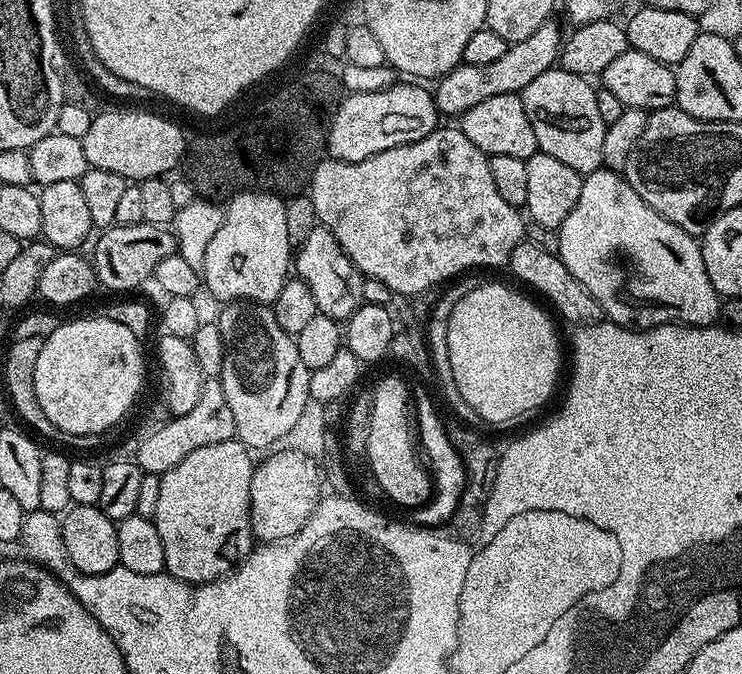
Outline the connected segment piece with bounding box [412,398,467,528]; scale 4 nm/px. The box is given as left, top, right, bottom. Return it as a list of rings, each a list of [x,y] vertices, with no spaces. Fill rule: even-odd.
[[[426,398],[415,399],[414,408],[418,410],[418,444],[427,460],[429,475],[433,480],[433,498],[413,511],[413,523],[417,527],[434,528],[444,522],[449,523],[459,506],[461,496],[467,487],[466,465],[463,455],[452,444],[435,408]]]

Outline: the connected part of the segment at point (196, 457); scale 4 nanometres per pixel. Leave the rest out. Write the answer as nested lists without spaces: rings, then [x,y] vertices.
[[[239,438],[218,442],[210,446],[198,446],[198,450],[194,450],[194,454],[186,454],[186,458],[182,458],[182,462],[178,462],[178,466],[174,466],[169,472],[165,472],[159,477],[160,485],[156,488],[156,515],[154,515],[154,521],[158,536],[162,540],[162,552],[165,555],[163,571],[167,572],[169,576],[178,578],[180,583],[199,586],[208,584],[211,580],[219,580],[220,577],[228,575],[252,551],[254,537],[252,534],[252,515],[250,515],[250,482],[252,481],[254,459],[252,460],[251,455],[253,456],[253,453],[248,445],[242,443]]]

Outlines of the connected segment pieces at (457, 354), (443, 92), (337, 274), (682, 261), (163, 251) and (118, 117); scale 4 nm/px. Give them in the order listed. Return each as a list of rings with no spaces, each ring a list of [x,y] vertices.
[[[480,284],[472,288],[452,308],[446,333],[450,350],[450,370],[458,386],[458,394],[466,398],[466,406],[488,424],[508,424],[519,416],[536,412],[552,396],[560,376],[560,340],[552,320],[532,300],[504,284]]]
[[[549,18],[542,26],[538,26],[538,30],[534,30],[534,34],[530,34],[530,38],[509,44],[506,54],[502,54],[502,58],[495,62],[489,62],[486,66],[470,66],[461,62],[454,70],[439,77],[434,84],[436,111],[441,117],[459,118],[466,110],[470,110],[470,106],[486,102],[486,98],[494,98],[498,94],[519,94],[526,86],[530,86],[530,82],[534,82],[534,78],[538,78],[538,74],[546,74],[546,70],[559,61],[561,51],[560,28],[555,24],[555,19]]]
[[[315,226],[308,232],[304,245],[299,245],[294,256],[294,272],[299,279],[310,286],[310,294],[314,294],[316,311],[319,315],[328,316],[337,322],[347,321],[365,303],[362,296],[362,284],[365,277],[356,269],[354,262],[342,250],[342,246],[323,226]]]
[[[611,170],[589,172],[583,177],[583,182],[584,185],[578,194],[578,202],[574,206],[574,210],[570,210],[570,214],[561,222],[558,229],[560,234],[559,257],[560,261],[570,270],[570,274],[574,274],[574,278],[578,278],[580,285],[600,303],[605,317],[613,324],[622,324],[626,328],[635,328],[637,330],[656,328],[659,324],[715,325],[720,314],[722,297],[720,293],[714,290],[714,286],[706,274],[706,266],[702,262],[702,250],[700,249],[699,239],[691,236],[686,230],[674,226],[674,222],[662,218],[662,214],[658,214],[649,204],[642,202],[640,195],[628,185],[627,180],[624,179],[621,173]]]
[[[135,224],[134,226],[113,226],[99,233],[100,241],[96,244],[96,279],[99,287],[109,288],[112,294],[128,294],[145,279],[151,277],[152,271],[162,262],[162,258],[177,251],[176,237],[167,227],[158,224]]]
[[[120,108],[117,112],[96,112],[90,122],[90,130],[84,135],[86,160],[91,168],[110,170],[110,174],[118,174],[129,182],[154,180],[167,177],[168,171],[183,161],[186,147],[184,132],[172,120],[159,116],[156,112],[135,112],[132,108]]]

